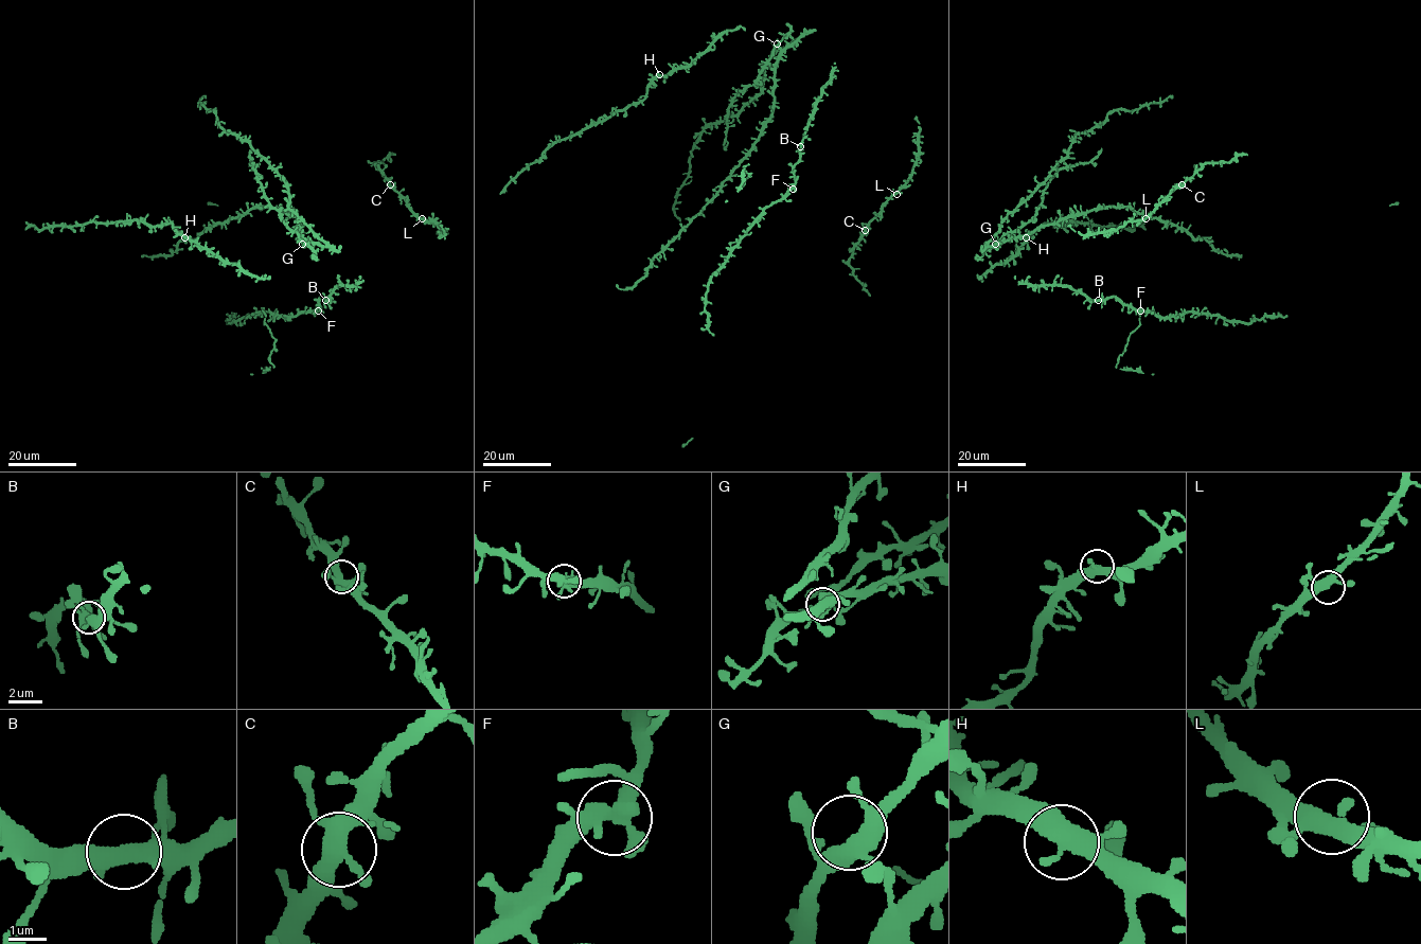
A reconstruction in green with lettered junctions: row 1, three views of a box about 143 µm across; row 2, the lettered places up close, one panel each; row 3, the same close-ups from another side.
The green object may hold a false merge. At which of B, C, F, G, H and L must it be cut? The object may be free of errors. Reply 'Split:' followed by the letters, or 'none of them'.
Split: none of them

